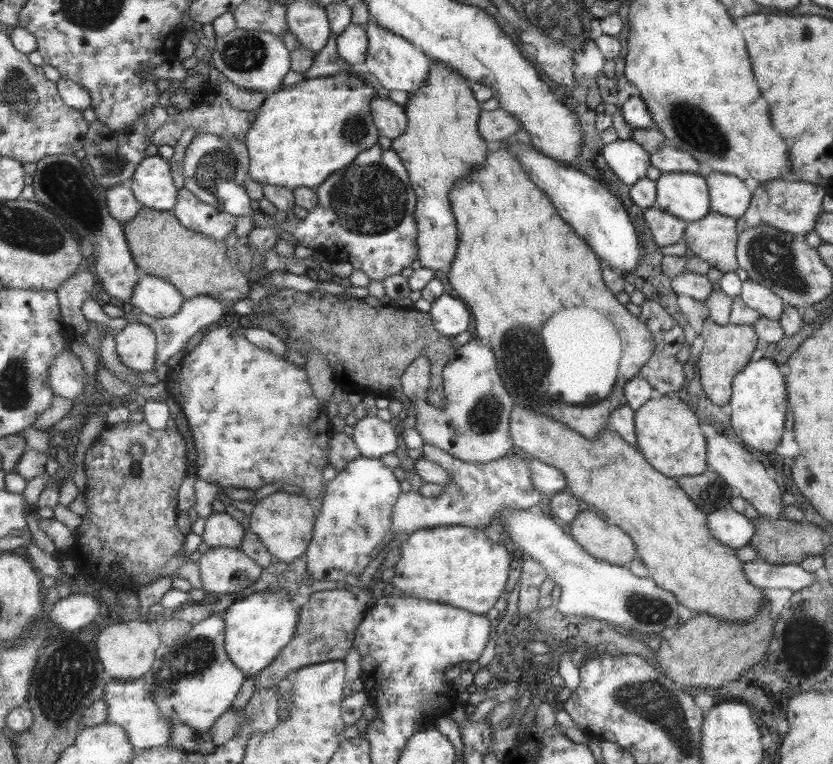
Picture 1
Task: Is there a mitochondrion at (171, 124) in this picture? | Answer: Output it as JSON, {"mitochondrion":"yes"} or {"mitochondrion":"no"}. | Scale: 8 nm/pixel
{"mitochondrion":"no"}

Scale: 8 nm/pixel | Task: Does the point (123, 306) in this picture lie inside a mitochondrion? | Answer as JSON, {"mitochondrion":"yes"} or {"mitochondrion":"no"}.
{"mitochondrion":"no"}

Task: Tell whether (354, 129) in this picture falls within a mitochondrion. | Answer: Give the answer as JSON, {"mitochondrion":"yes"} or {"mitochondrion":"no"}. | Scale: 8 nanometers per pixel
{"mitochondrion":"yes"}

